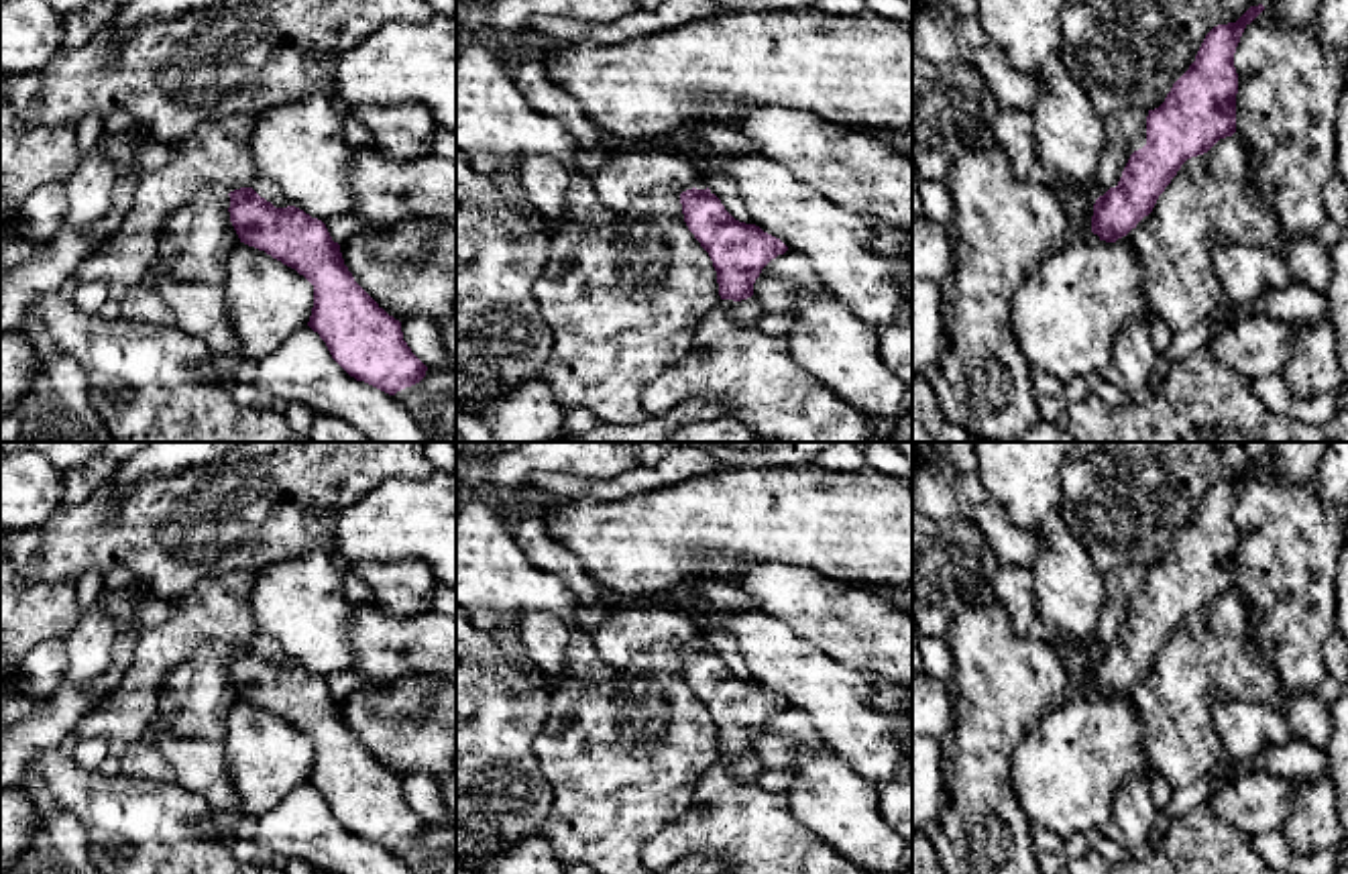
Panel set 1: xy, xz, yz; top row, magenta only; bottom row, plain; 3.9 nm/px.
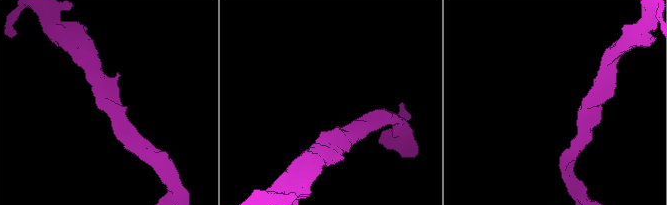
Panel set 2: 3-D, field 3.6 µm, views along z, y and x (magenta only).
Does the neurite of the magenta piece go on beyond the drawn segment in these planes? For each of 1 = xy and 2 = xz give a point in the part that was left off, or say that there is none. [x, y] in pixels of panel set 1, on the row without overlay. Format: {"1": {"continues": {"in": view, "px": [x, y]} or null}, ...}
{"1": {"continues": null}, "2": {"continues": null}}

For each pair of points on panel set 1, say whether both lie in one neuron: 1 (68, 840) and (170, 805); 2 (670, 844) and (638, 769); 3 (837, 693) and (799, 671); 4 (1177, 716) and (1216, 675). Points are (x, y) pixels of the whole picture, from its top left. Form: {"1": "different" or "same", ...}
{"1": "different", "2": "different", "3": "same", "4": "same"}

